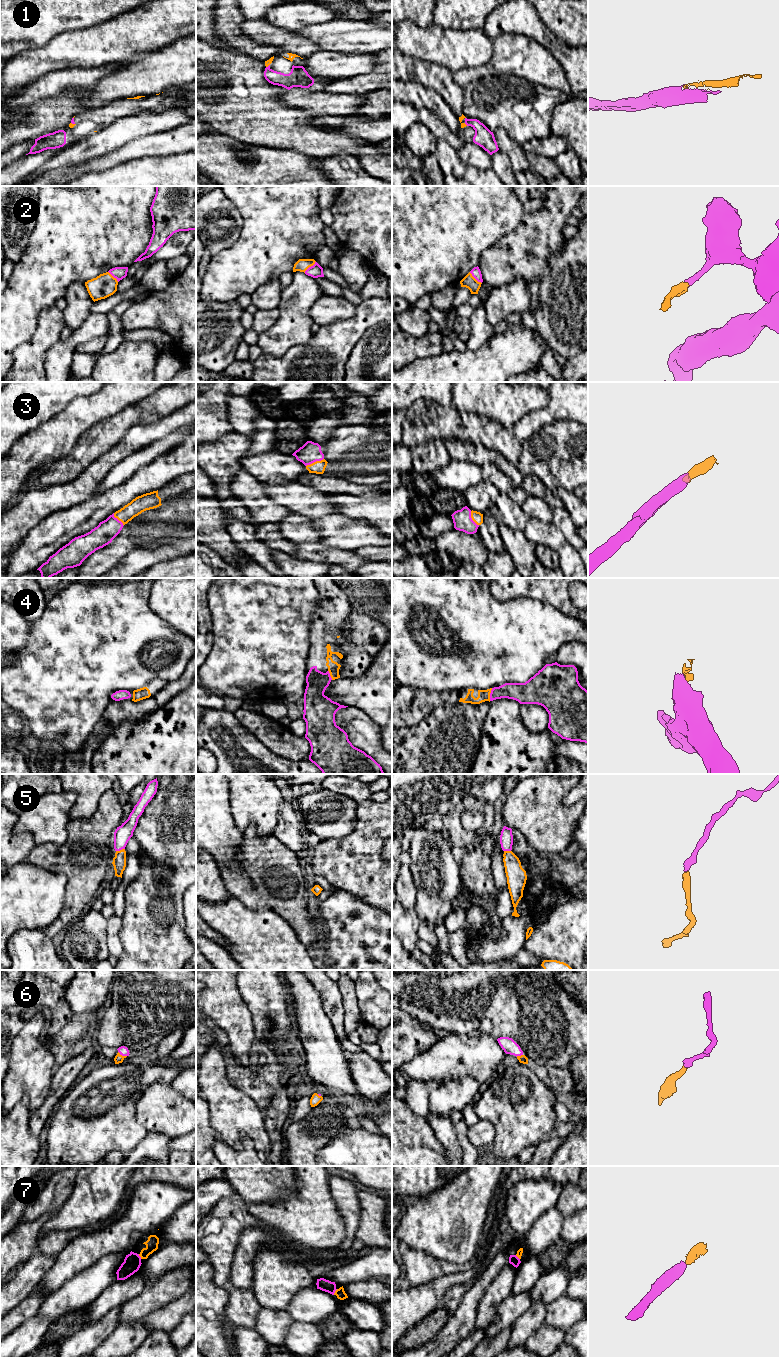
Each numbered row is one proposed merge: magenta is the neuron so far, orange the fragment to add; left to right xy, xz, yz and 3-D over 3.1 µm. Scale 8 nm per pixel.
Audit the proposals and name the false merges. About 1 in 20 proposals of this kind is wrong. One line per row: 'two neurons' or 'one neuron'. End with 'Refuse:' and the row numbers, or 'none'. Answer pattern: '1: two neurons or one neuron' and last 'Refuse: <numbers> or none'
1: one neuron
2: one neuron
3: one neuron
4: one neuron
5: one neuron
6: one neuron
7: one neuron
Refuse: none

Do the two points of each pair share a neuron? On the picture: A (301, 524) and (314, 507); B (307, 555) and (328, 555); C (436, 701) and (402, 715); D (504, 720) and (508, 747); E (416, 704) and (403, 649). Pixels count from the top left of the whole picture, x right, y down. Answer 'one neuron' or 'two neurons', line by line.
A: two neurons
B: one neuron
C: one neuron
D: one neuron
E: two neurons

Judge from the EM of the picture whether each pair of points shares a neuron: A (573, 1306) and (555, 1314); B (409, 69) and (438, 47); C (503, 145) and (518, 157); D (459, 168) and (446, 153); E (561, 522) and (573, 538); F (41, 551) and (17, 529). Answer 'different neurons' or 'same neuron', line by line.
A: same neuron
B: different neurons
C: same neuron
D: same neuron
E: same neuron
F: different neurons

